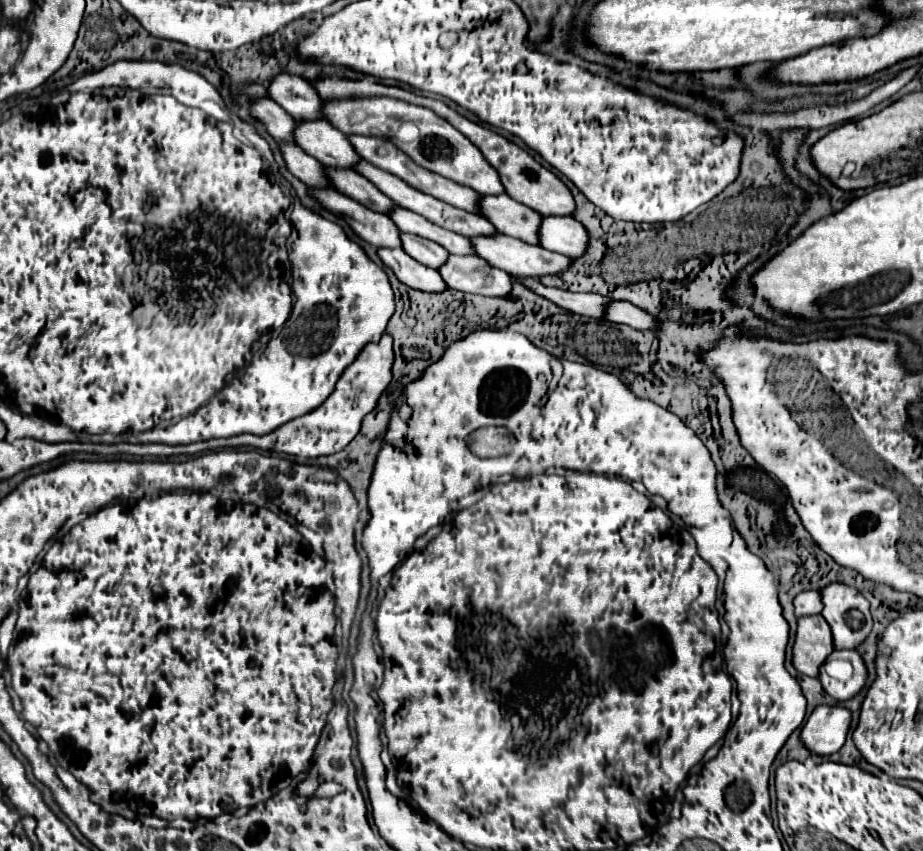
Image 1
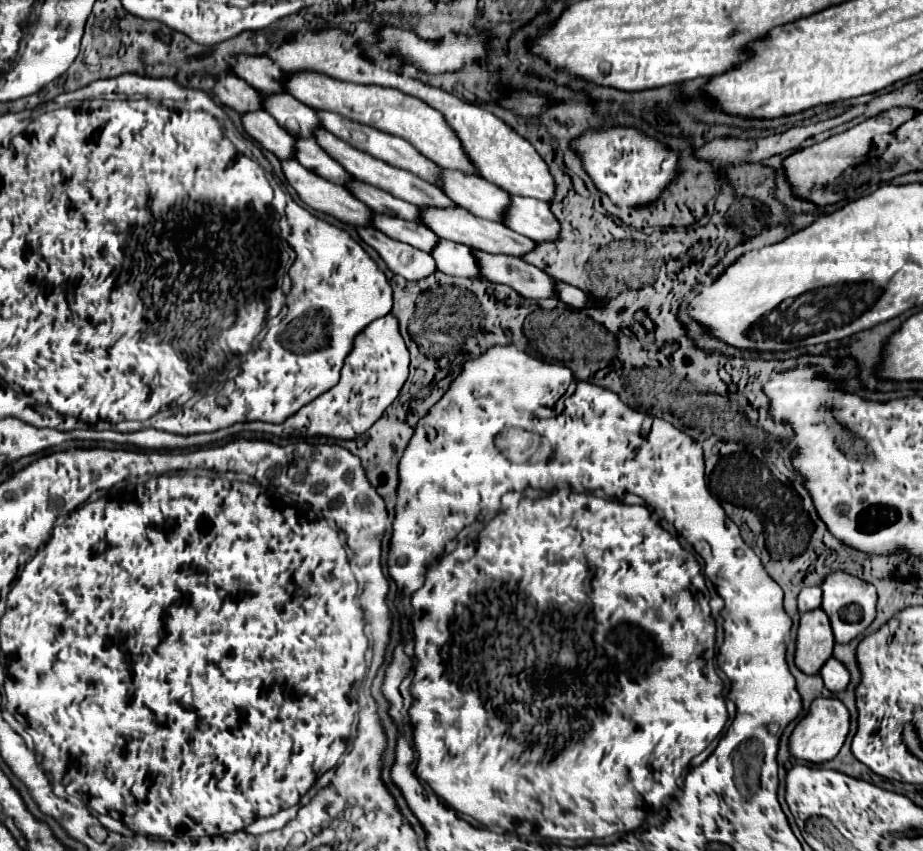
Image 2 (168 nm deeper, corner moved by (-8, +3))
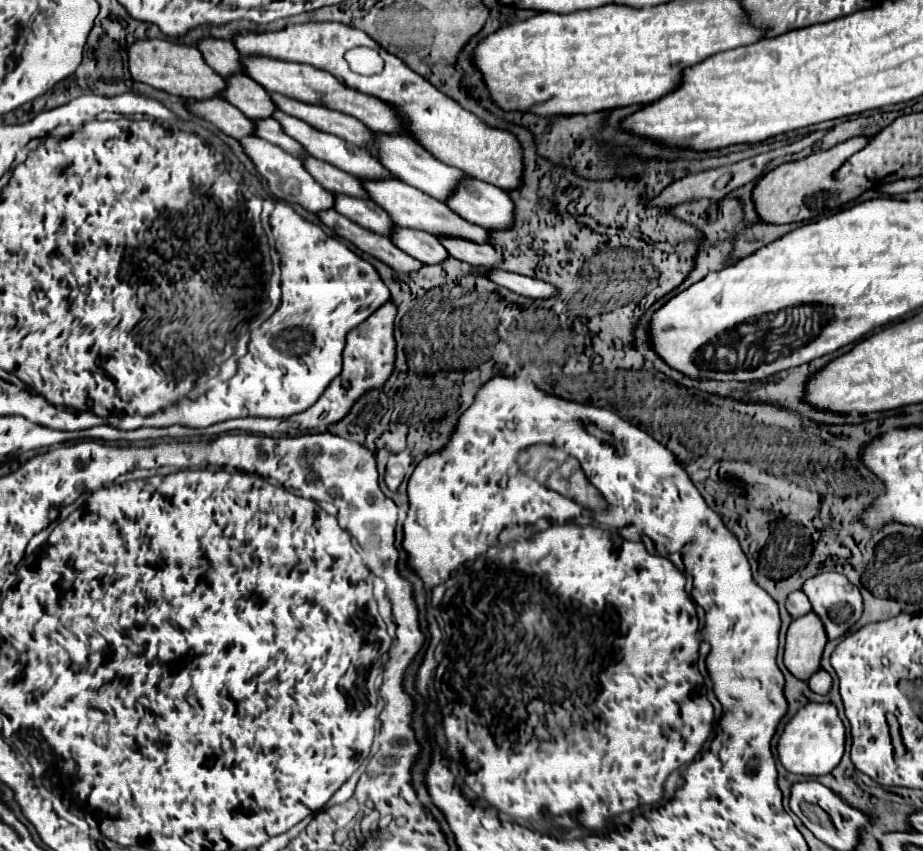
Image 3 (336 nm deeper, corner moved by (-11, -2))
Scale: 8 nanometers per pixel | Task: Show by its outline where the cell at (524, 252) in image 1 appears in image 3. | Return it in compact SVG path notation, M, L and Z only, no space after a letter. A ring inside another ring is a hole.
M397 178L361 180L361 186L369 194L369 198L391 216L391 220L397 226L419 228L419 230L425 230L433 236L437 236L437 234L457 234L459 238L469 238L473 242L485 242L485 244L489 242L489 234L487 234L485 228L471 224L471 222L465 222L461 216L453 214L453 210L449 210L441 200L429 198L429 194L425 194L425 192L413 188L413 186L407 186L405 182L401 182Z

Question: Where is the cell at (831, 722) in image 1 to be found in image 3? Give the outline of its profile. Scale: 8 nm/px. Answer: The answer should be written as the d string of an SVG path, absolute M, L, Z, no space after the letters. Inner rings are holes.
M811 702L803 706L783 728L777 744L777 754L787 772L799 776L823 776L829 774L841 760L845 750L845 726L837 716L833 704Z

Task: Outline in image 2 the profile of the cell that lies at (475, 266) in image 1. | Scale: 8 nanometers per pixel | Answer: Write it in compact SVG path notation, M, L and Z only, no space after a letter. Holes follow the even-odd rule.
M440 241L432 257L436 261L436 269L450 277L466 277L466 279L482 277L478 259L468 245L456 241Z

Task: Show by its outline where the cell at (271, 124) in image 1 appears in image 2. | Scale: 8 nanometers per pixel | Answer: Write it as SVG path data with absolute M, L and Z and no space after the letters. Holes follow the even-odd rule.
M224 75L216 81L216 97L224 103L236 109L238 113L254 113L264 109L264 95L248 85L244 79L238 79L234 75Z

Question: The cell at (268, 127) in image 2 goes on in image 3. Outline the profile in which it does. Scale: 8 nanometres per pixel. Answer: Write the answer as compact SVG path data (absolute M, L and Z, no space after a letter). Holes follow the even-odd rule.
M209 98L209 100L191 100L187 102L187 110L195 116L215 124L223 134L231 138L245 138L253 134L253 120L249 120L241 110L225 102L223 98Z

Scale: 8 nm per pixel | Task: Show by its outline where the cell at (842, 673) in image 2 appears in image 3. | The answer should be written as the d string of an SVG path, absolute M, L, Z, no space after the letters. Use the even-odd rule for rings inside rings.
M817 670L809 680L807 680L809 688L815 692L815 694L827 694L829 688L831 688L831 676L825 672L825 670Z

